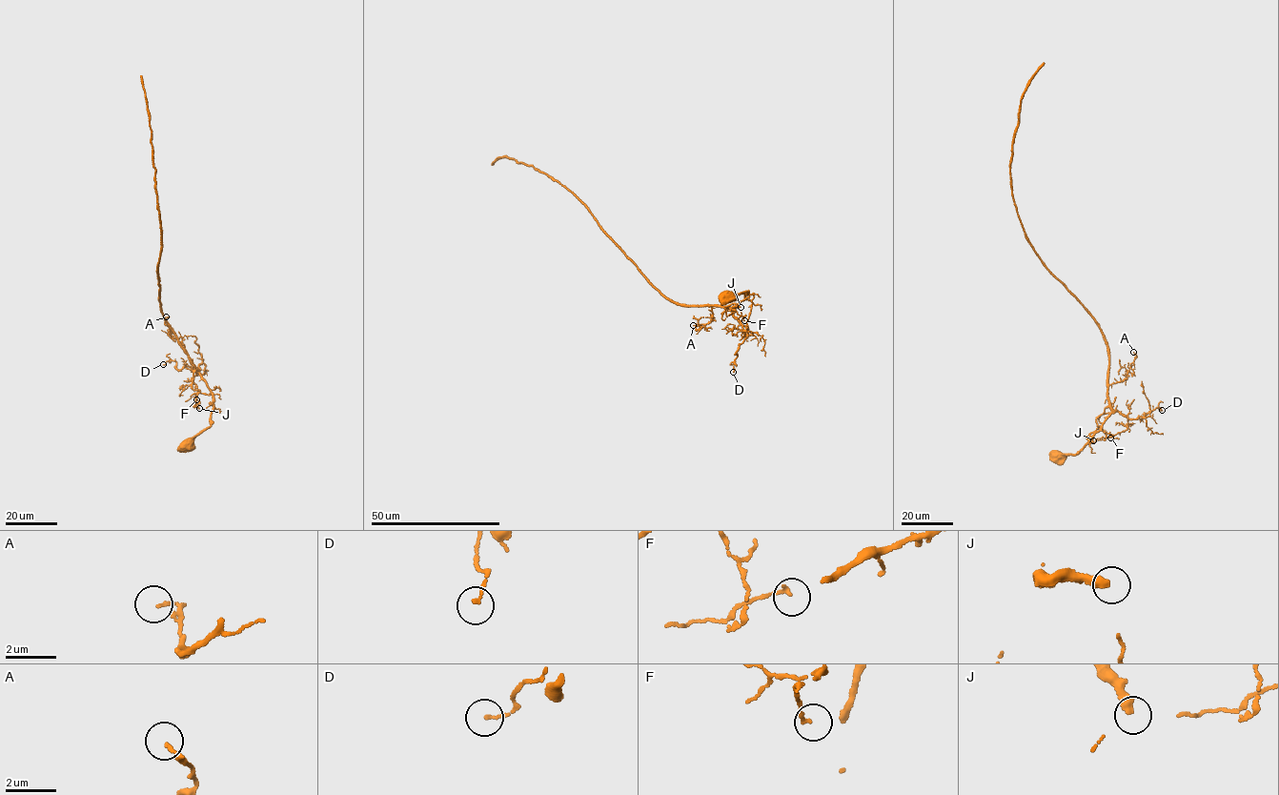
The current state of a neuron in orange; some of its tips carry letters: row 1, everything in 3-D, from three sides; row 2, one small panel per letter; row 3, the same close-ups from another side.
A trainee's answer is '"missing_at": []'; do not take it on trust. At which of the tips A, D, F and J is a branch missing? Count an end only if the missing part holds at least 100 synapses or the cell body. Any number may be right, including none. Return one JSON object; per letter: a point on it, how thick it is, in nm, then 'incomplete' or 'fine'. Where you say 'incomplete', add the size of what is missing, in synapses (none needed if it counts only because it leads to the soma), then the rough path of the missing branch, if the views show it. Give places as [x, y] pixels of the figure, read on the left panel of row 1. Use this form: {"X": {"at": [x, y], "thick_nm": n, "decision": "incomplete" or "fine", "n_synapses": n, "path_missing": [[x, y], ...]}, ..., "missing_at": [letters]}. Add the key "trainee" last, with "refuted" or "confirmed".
{"A": {"at": [166, 316], "thick_nm": 120, "decision": "fine"}, "D": {"at": [163, 364], "thick_nm": 130, "decision": "fine"}, "F": {"at": [196, 399], "thick_nm": 140, "decision": "fine"}, "J": {"at": [199, 408], "thick_nm": 380, "decision": "fine"}, "missing_at": [], "trainee": "confirmed"}

